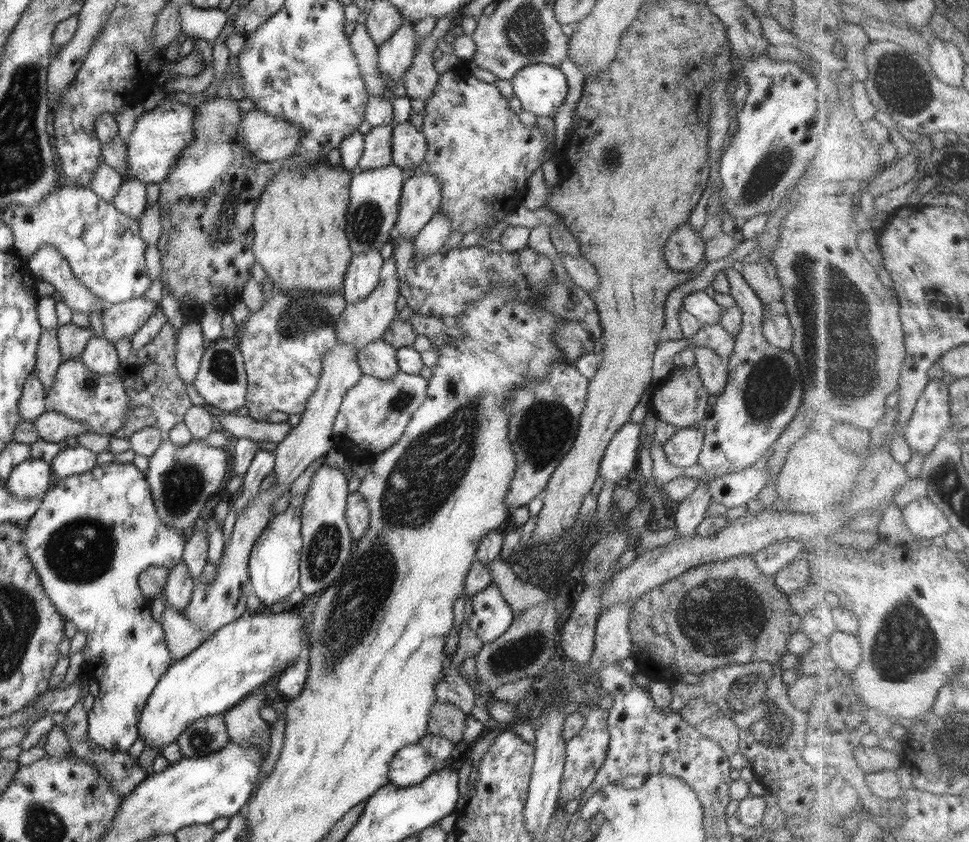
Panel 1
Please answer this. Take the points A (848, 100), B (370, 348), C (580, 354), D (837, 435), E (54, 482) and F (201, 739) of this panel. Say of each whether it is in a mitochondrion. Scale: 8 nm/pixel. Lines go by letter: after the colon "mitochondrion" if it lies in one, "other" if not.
A: other
B: other
C: other
D: other
E: other
F: mitochondrion

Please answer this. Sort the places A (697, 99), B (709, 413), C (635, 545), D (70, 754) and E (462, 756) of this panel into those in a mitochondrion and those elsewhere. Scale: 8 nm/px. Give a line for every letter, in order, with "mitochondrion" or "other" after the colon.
A: other
B: other
C: other
D: other
E: other

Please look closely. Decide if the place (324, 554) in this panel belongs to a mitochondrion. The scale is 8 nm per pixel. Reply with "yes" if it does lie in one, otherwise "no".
yes

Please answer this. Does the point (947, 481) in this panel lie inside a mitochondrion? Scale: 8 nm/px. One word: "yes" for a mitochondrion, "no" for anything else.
yes

